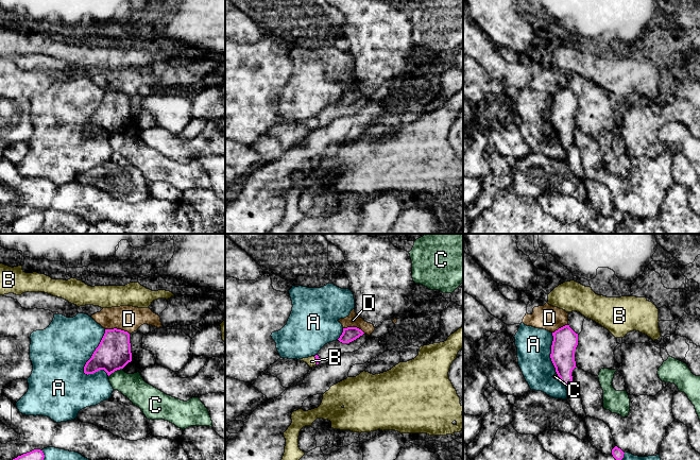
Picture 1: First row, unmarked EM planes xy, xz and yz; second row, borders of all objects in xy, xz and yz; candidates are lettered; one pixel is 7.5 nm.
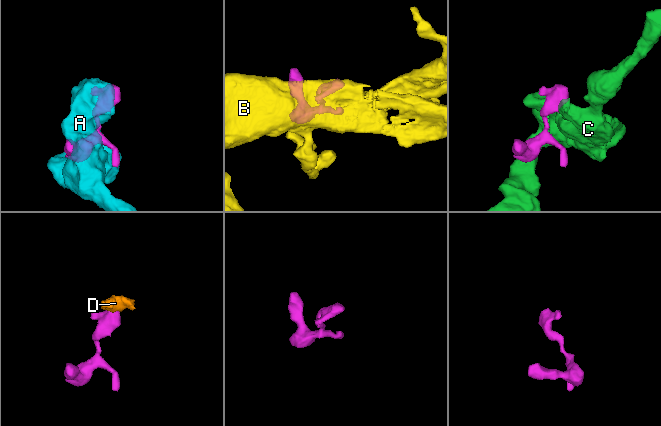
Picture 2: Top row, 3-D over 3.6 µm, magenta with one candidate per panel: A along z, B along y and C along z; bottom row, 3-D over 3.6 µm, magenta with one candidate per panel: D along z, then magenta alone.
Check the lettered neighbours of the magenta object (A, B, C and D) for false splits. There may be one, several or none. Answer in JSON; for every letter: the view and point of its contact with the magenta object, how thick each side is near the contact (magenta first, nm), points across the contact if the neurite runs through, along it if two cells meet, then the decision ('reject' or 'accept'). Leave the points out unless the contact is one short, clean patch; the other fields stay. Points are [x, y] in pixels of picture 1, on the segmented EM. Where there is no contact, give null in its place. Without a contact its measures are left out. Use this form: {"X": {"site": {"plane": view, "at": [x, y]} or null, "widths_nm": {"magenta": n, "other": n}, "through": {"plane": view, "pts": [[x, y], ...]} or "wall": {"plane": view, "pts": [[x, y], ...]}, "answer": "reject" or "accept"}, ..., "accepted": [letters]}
{"A": {"site": {"plane": "xy", "at": [94, 353]}, "widths_nm": {"magenta": 260, "other": 420}, "answer": "reject"}, "B": {"site": {"plane": "xz", "at": [317, 360]}, "widths_nm": {"magenta": 30, "other": 80}, "through": {"plane": "xz", "pts": [[317, 357], [317, 360], [311, 361]]}, "answer": "accept"}, "C": {"site": {"plane": "xy", "at": [115, 370]}, "widths_nm": {"magenta": 260, "other": 190}, "wall": {"plane": "xy", "pts": [[122, 368], [114, 371], [108, 376]]}, "answer": "reject"}, "D": {"site": {"plane": "xy", "at": [116, 328]}, "widths_nm": {"magenta": 260, "other": 190}, "wall": {"plane": "xy", "pts": [[105, 328], [120, 328], [129, 334]]}, "answer": "reject"}, "accepted": ["B"]}

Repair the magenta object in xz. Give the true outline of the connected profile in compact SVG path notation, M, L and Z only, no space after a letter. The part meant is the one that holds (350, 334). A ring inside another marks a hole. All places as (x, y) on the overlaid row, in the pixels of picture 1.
M347 327L343 328L343 333L338 340L342 343L349 343L362 336L363 334L364 333L357 327Z

